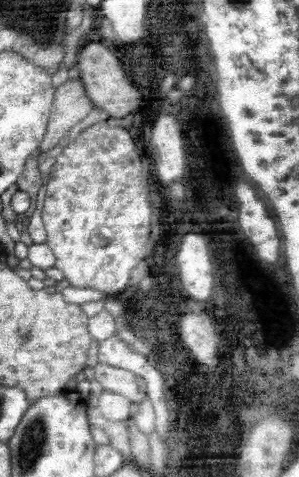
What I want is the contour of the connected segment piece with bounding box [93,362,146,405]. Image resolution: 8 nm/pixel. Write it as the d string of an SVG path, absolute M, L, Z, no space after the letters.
M98 362L93 371L95 378L103 386L103 390L121 394L137 405L140 400L143 401L145 396L142 392L146 392L146 389L138 386L138 376L133 372L114 368L101 362Z

